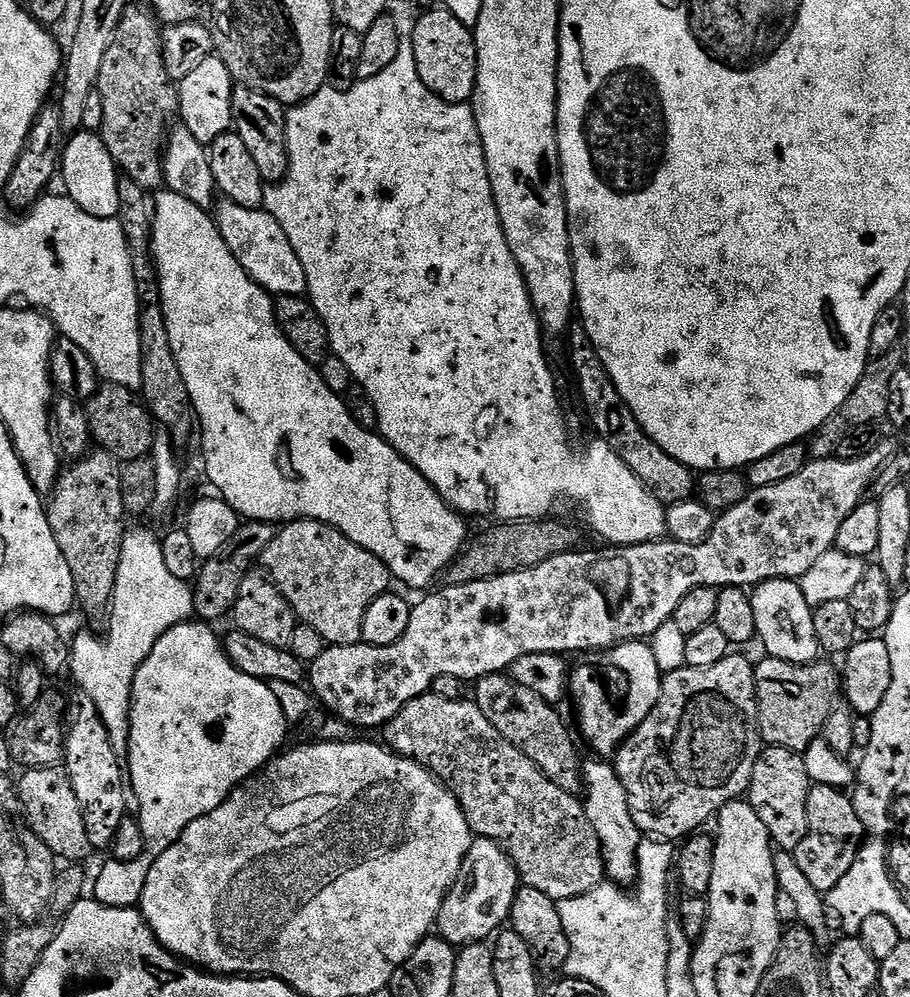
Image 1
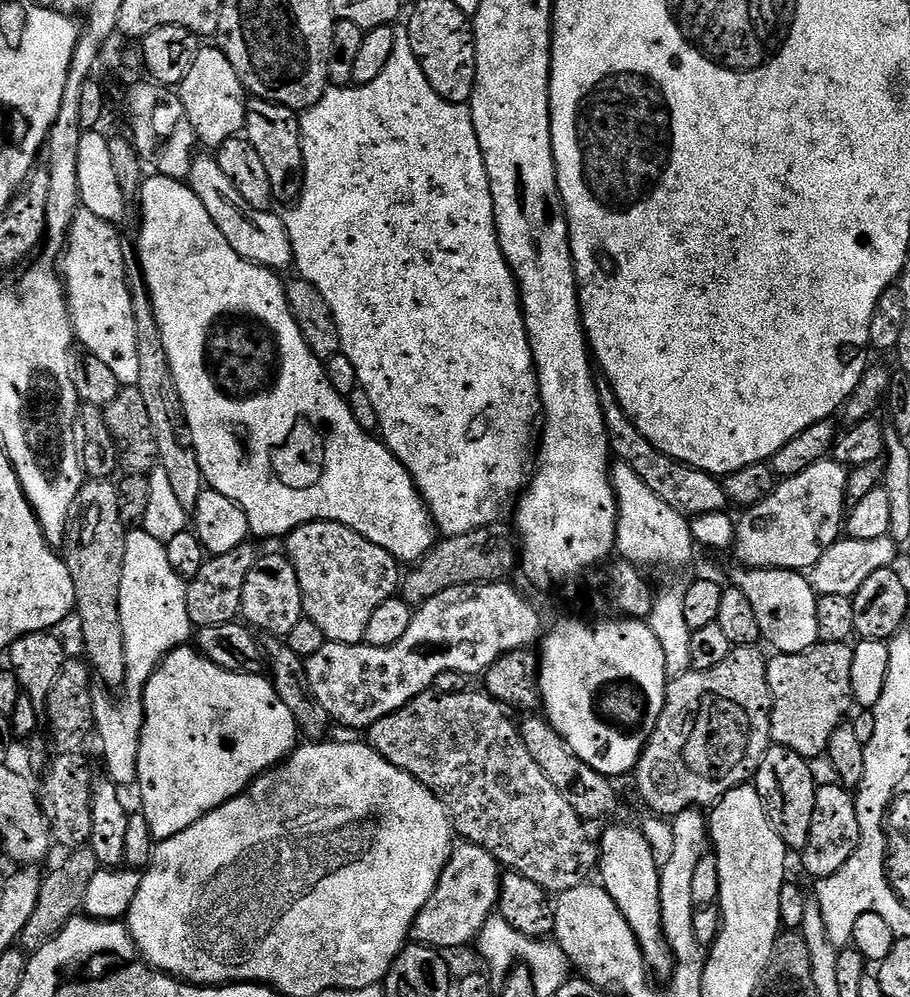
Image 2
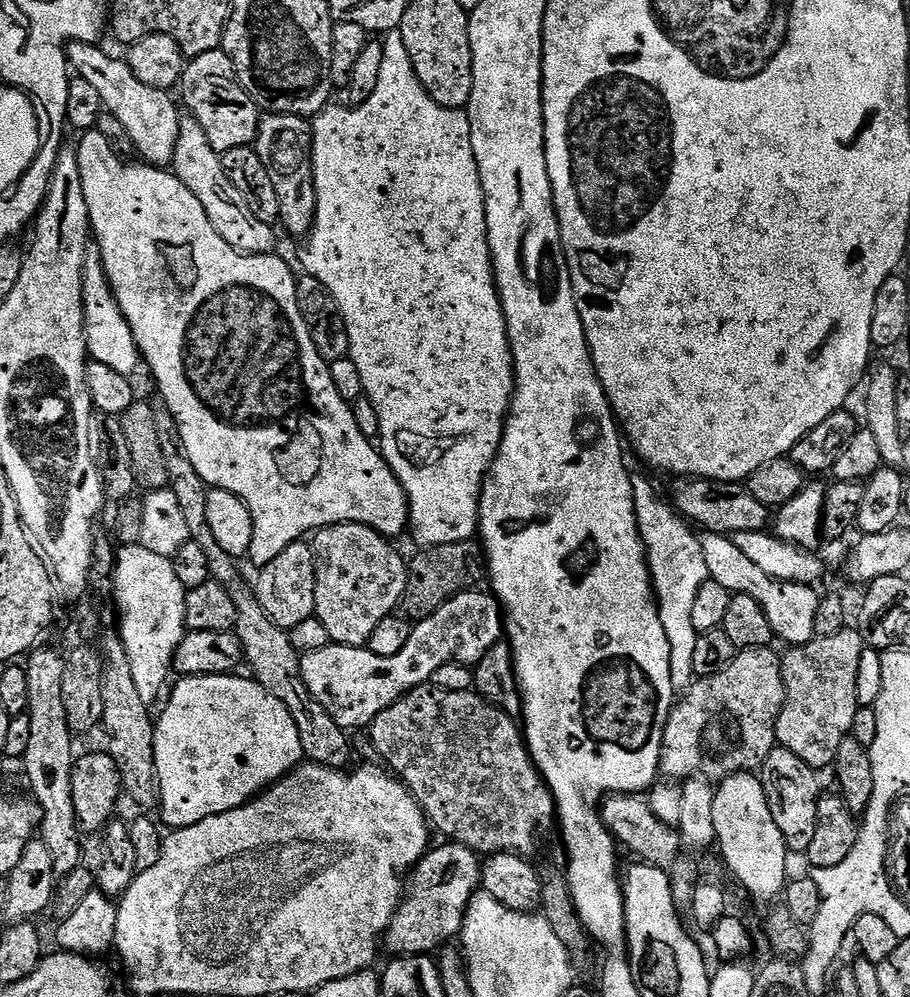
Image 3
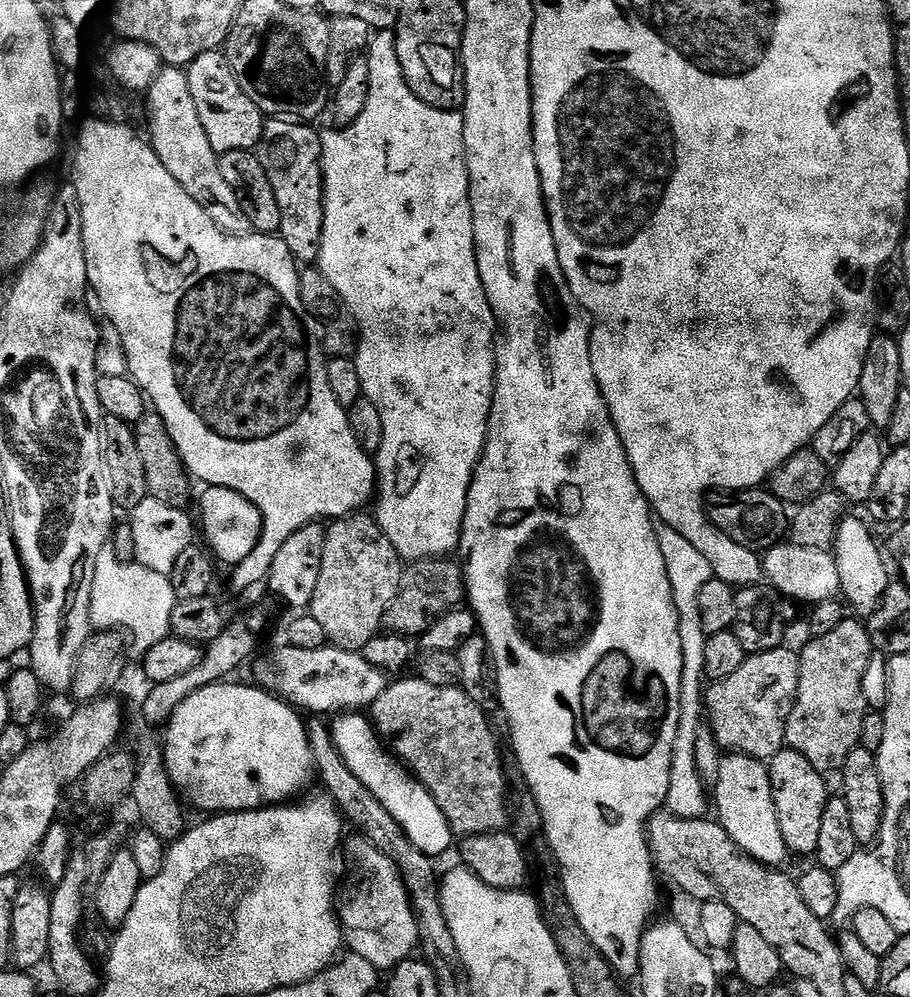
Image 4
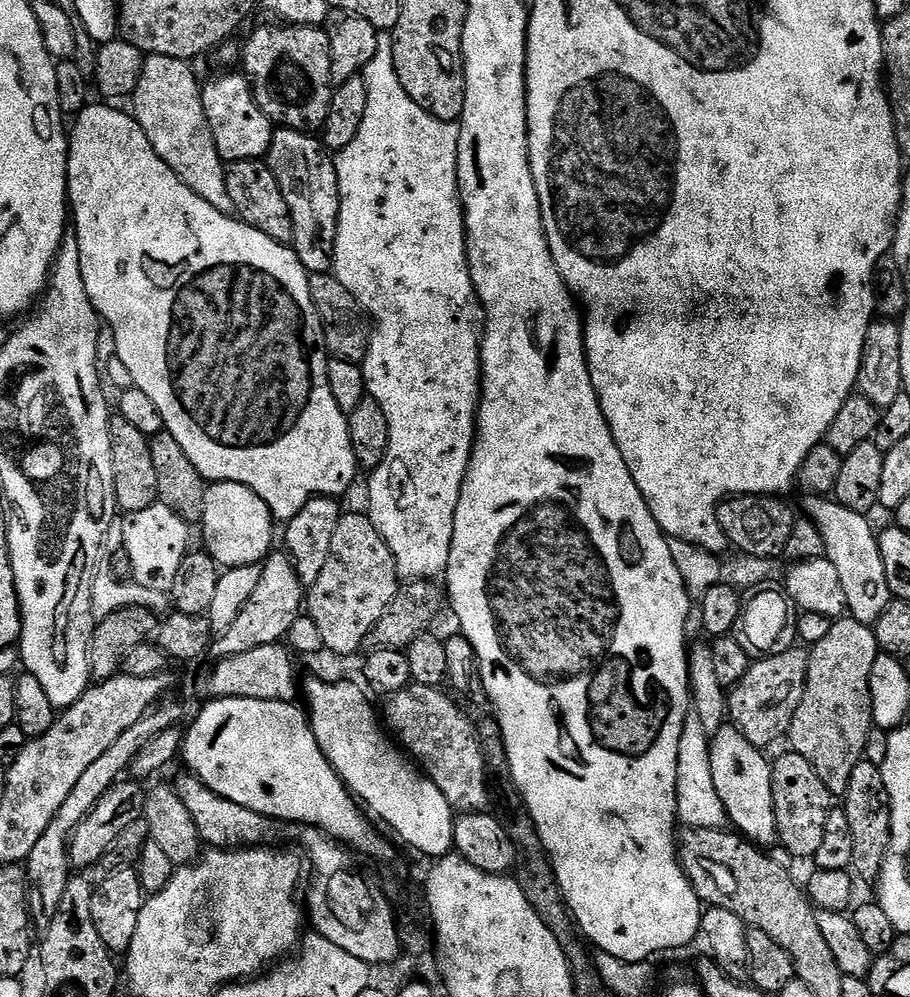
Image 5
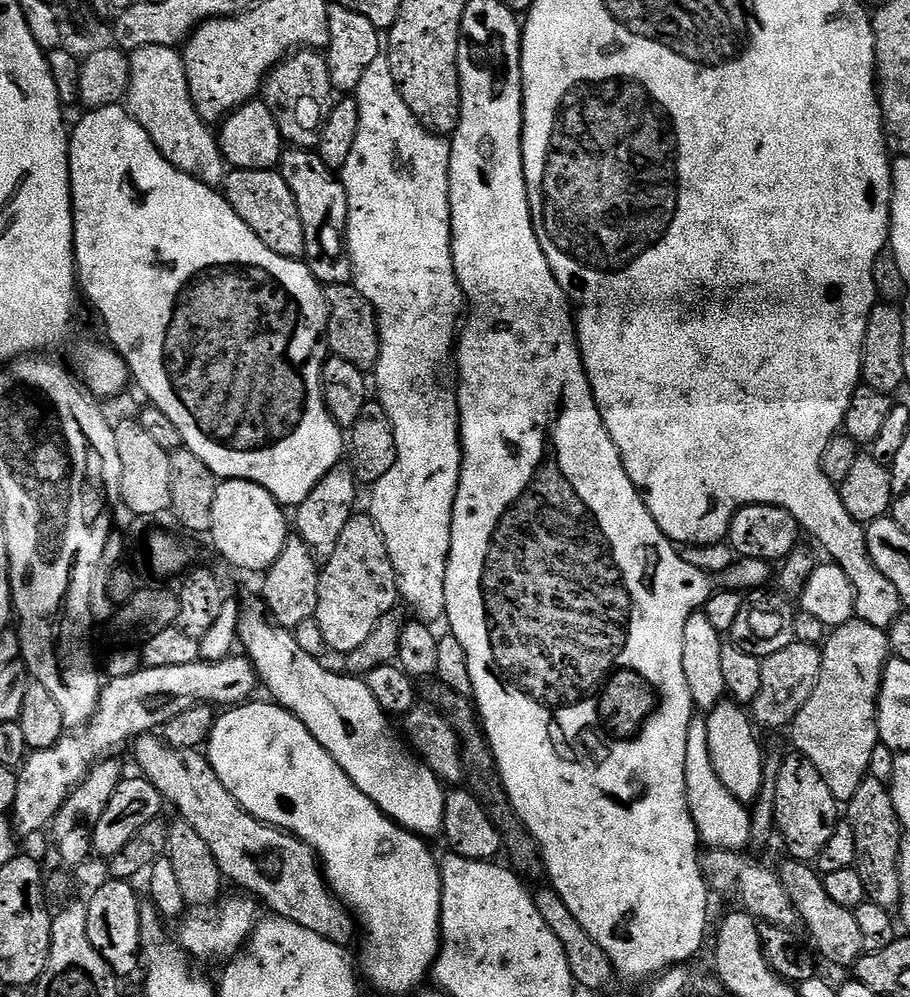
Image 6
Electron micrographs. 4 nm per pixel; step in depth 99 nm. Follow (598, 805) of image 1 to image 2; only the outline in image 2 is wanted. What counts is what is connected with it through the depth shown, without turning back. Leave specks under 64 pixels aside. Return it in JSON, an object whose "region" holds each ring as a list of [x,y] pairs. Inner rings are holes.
{"region":[[[616,824],[608,828],[598,839],[598,876],[603,891],[614,898],[618,910],[622,910],[622,918],[630,922],[630,930],[634,930],[634,938],[638,938],[638,946],[642,950],[644,965],[657,981],[667,981],[672,971],[672,951],[664,937],[662,928],[662,902],[660,901],[660,870],[654,858],[654,850],[650,850],[650,842],[646,842],[643,831],[639,827],[631,828],[628,824]]]}

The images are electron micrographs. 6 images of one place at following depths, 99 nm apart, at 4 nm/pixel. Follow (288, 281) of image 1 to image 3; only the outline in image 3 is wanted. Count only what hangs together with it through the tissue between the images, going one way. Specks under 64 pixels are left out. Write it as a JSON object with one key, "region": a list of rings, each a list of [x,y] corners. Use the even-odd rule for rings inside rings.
{"region":[[[184,114],[180,117],[180,129],[176,135],[176,145],[172,151],[171,171],[202,202],[202,210],[206,210],[206,218],[218,230],[218,234],[227,242],[231,248],[235,248],[241,254],[249,256],[267,256],[273,251],[276,244],[275,227],[258,222],[254,214],[250,214],[250,206],[230,178],[226,178],[226,170],[220,161],[221,153],[210,146],[210,138],[202,131],[202,126],[192,116]]]}

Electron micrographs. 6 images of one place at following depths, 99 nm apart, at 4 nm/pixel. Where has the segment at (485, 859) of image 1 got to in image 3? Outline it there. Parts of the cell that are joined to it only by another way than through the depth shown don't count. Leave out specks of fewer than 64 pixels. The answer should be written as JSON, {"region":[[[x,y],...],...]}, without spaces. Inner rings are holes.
{"region":[[[444,842],[441,848],[433,847],[424,853],[419,864],[410,872],[410,883],[406,888],[406,899],[400,909],[394,914],[386,933],[386,948],[397,956],[426,956],[445,947],[446,942],[452,942],[461,935],[464,916],[468,904],[480,888],[481,857],[464,844]]]}

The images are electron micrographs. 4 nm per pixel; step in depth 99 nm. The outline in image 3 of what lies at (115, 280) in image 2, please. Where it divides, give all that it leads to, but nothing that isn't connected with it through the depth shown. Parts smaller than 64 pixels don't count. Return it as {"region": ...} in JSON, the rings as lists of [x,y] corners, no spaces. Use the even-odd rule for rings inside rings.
{"region":[[[89,255],[88,261],[84,264],[82,298],[84,299],[84,333],[89,357],[102,362],[102,366],[111,366],[117,374],[129,378],[135,377],[136,367],[141,367],[142,357],[134,342],[134,334],[118,306],[116,296],[112,293],[108,275],[99,255]]]}

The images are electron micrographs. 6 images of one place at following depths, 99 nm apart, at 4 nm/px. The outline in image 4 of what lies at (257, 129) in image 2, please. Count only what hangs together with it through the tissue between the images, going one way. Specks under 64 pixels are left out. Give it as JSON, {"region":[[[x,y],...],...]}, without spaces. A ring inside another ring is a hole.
{"region":[[[272,118],[265,123],[260,143],[254,151],[262,162],[262,170],[266,170],[266,178],[270,178],[270,186],[274,190],[274,198],[278,202],[278,211],[282,214],[279,237],[286,242],[290,254],[298,262],[316,262],[320,259],[320,243],[324,229],[324,171],[322,170],[321,133],[312,129],[308,122],[297,122],[292,118]]]}

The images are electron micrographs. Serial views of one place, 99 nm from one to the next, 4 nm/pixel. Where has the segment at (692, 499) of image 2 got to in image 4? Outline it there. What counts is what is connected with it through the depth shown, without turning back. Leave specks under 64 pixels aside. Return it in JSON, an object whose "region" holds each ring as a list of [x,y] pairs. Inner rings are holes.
{"region":[[[763,487],[709,491],[704,498],[704,511],[708,514],[709,522],[718,526],[722,534],[734,538],[734,542],[756,554],[763,554],[781,543],[790,532],[789,509],[784,501]]]}

